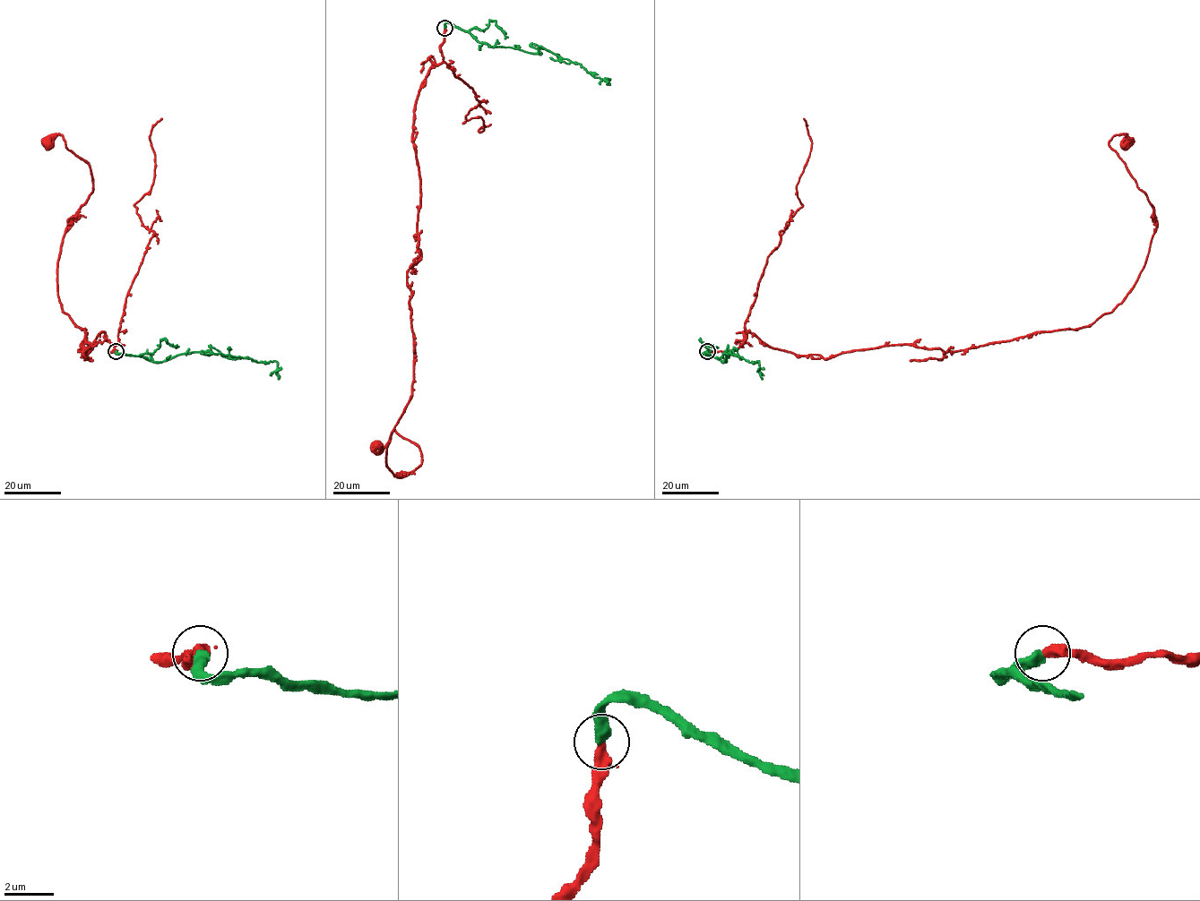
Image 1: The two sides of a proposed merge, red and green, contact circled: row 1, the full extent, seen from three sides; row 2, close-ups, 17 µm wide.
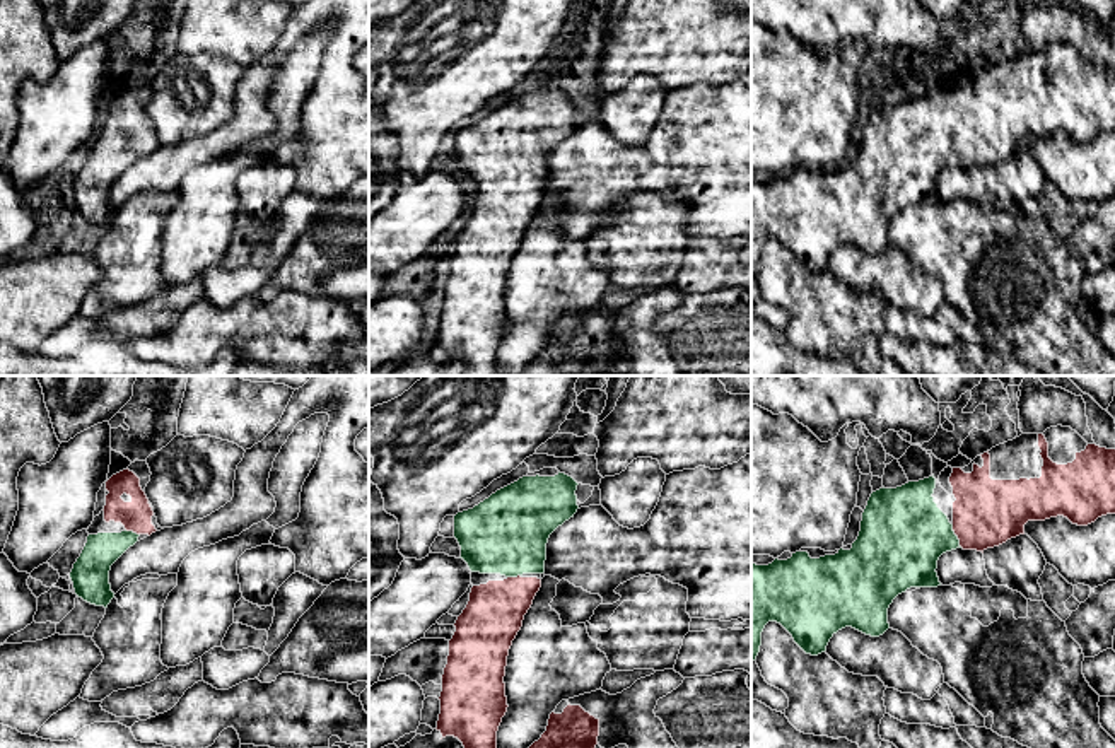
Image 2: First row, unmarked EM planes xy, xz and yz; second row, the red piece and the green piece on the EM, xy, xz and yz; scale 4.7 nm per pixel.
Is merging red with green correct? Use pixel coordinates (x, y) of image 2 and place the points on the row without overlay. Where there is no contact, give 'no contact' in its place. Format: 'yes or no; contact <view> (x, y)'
yes; contact yz (957, 152)

